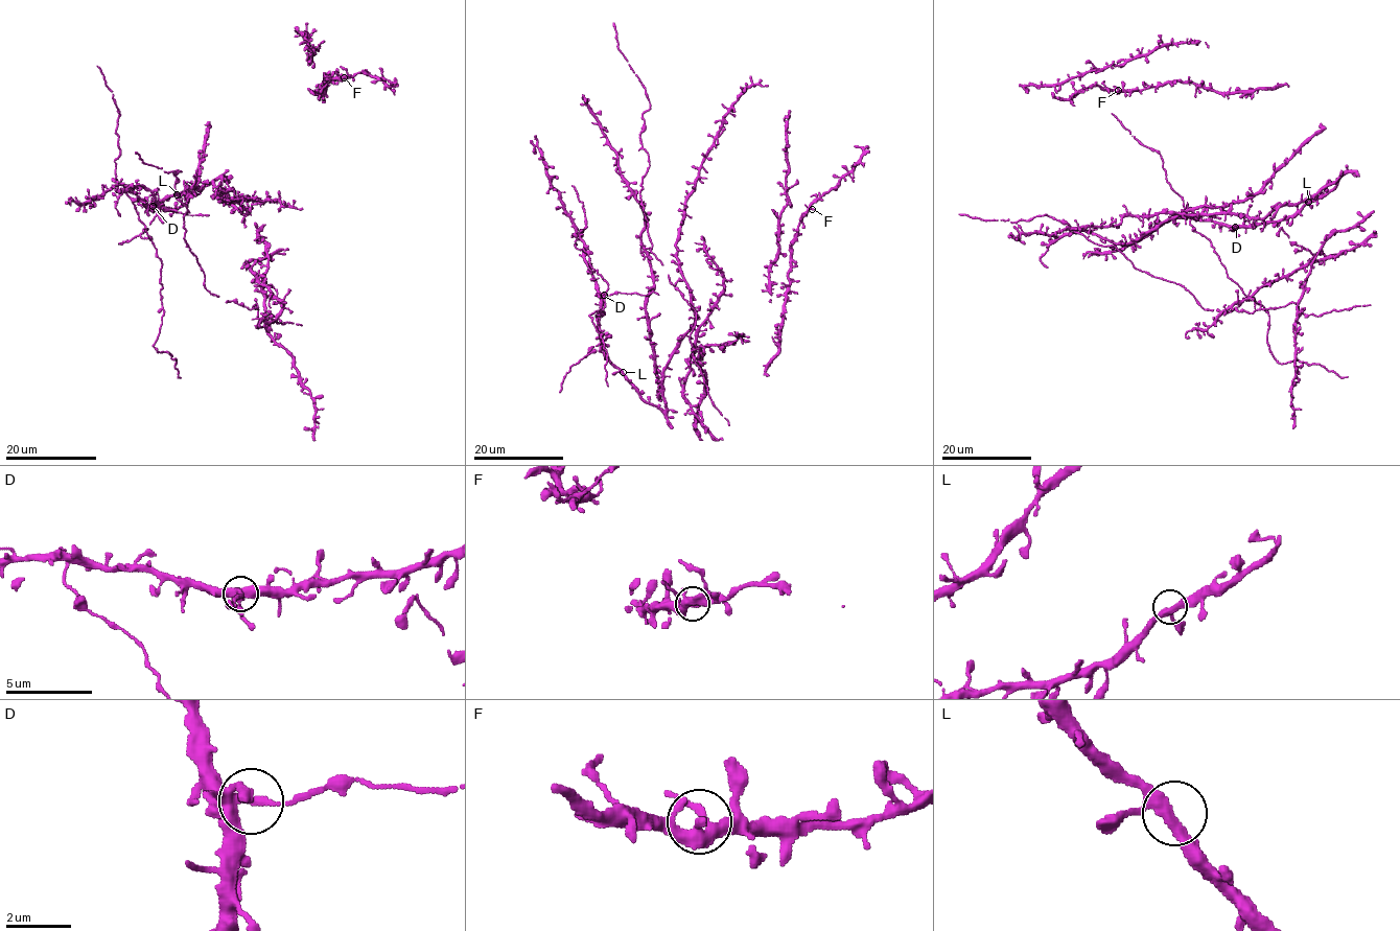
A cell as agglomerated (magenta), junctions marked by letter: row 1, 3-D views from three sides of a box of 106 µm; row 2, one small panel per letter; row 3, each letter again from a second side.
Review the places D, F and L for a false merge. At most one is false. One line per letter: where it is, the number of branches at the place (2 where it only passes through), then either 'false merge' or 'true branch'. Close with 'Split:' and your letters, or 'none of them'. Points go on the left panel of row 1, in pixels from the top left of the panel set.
D: at (153, 206); 3 branches meet; false merge
F: at (344, 77); 3 branches meet; true branch
L: at (177, 194); 3 branches meet; true branch
Split: D

